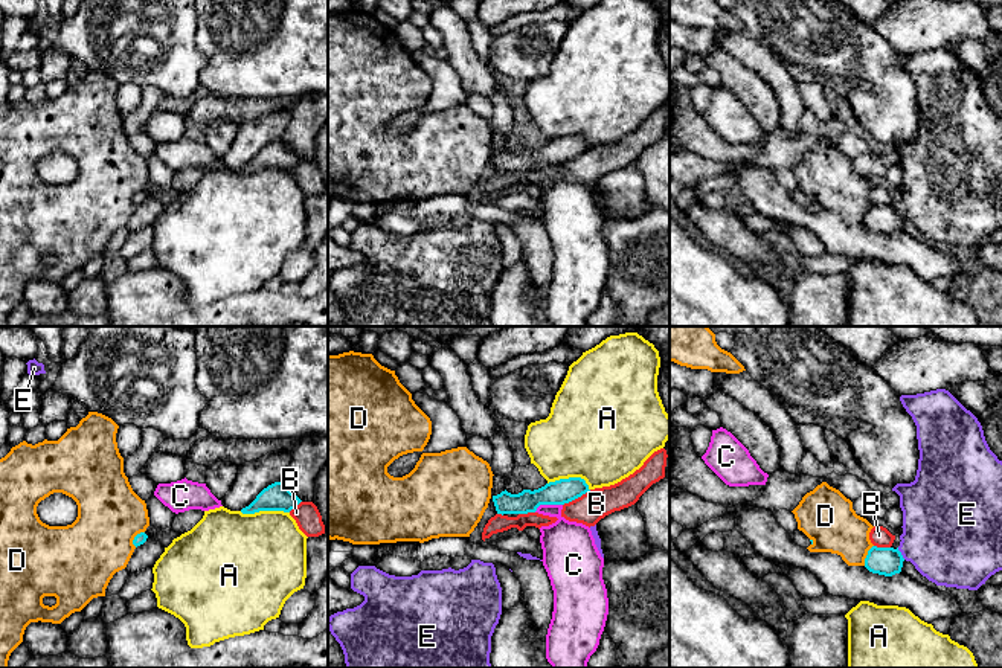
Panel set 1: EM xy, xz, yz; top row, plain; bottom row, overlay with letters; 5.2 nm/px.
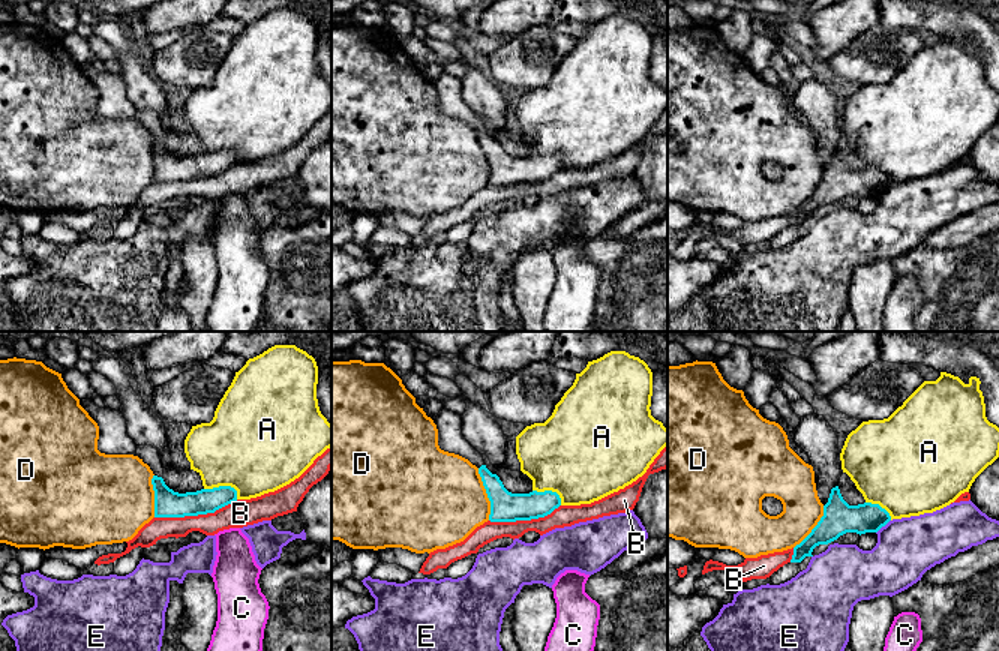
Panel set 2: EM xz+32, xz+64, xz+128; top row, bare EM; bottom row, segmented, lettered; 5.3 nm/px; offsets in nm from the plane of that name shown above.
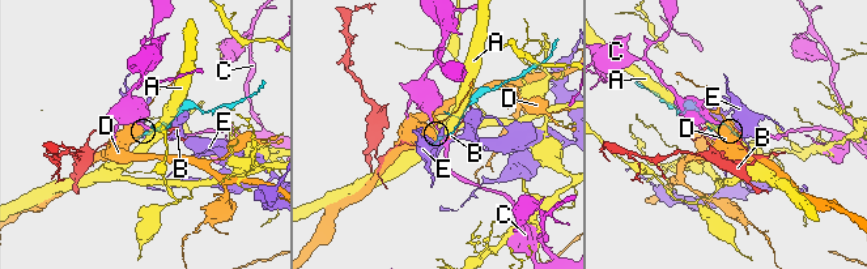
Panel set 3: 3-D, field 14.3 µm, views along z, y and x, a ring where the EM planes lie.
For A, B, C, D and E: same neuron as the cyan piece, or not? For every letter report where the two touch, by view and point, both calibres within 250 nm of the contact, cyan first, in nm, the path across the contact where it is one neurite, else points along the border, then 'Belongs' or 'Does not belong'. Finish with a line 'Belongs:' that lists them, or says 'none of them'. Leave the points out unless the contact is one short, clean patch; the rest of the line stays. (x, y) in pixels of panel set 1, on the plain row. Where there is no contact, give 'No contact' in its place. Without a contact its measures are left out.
A: Touches cyan at xy (264, 168). Thickness 140 nm (cyan) against 480 nm. Does not belong
B: Touches cyan at xz (577, 156). Thickness 130 nm (cyan) against 160 nm. Does not belong
C: Touches cyan at xz (548, 162). Thickness 130 nm (cyan) against 280 nm. Boundary: xz (562, 162), (542, 162), (534, 170). Does not belong
D: Touches cyan at xy (134, 195). Thickness 60 nm (cyan) against 360 nm. Does not belong
E: Touches cyan at yz (900, 212). Thickness 150 nm (cyan) against 440 nm. Does not belong
Belongs: none of them

